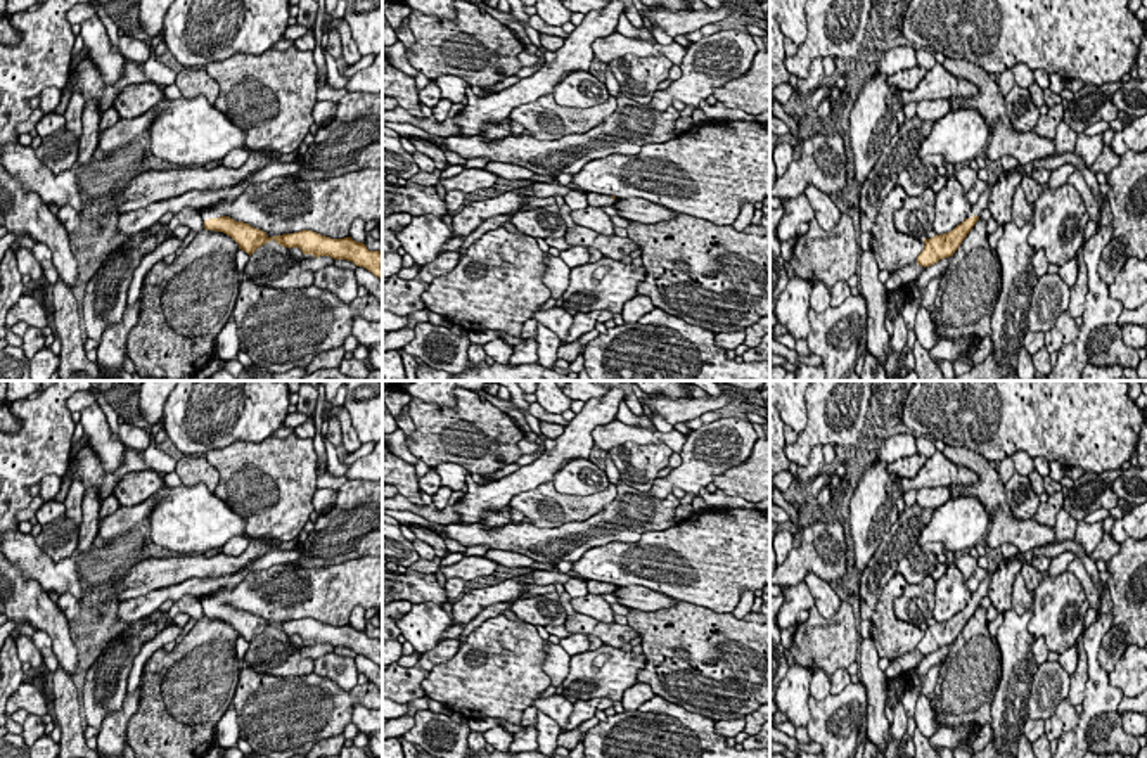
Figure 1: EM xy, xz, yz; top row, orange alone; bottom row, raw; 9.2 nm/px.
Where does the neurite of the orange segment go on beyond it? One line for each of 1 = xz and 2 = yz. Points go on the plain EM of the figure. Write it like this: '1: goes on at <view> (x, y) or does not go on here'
1: goes on at xz (595, 587)
2: goes on at yz (981, 590)

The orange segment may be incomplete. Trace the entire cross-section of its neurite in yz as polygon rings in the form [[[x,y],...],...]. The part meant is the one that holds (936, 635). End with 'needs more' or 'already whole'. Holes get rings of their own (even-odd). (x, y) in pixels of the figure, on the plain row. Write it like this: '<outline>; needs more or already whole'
[[[988,573],[986,578],[979,583],[979,587],[972,592],[972,606],[965,606],[960,613],[957,613],[952,620],[934,623],[931,626],[924,626],[924,637],[917,644],[917,651],[920,654],[931,654],[938,651],[943,646],[953,644],[953,640],[958,637],[962,628],[967,625],[967,621],[972,618],[976,609],[979,607],[979,602],[988,595],[990,580],[993,573]]]; needs more

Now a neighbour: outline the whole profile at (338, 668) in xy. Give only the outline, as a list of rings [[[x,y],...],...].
[[[330,652],[315,661],[313,671],[318,677],[336,682],[343,691],[358,685],[358,671],[353,658]]]

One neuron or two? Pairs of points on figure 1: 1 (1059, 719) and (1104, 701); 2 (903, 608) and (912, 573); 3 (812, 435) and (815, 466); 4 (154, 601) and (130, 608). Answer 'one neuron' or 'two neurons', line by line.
1: two neurons
2: two neurons
3: two neurons
4: one neuron

